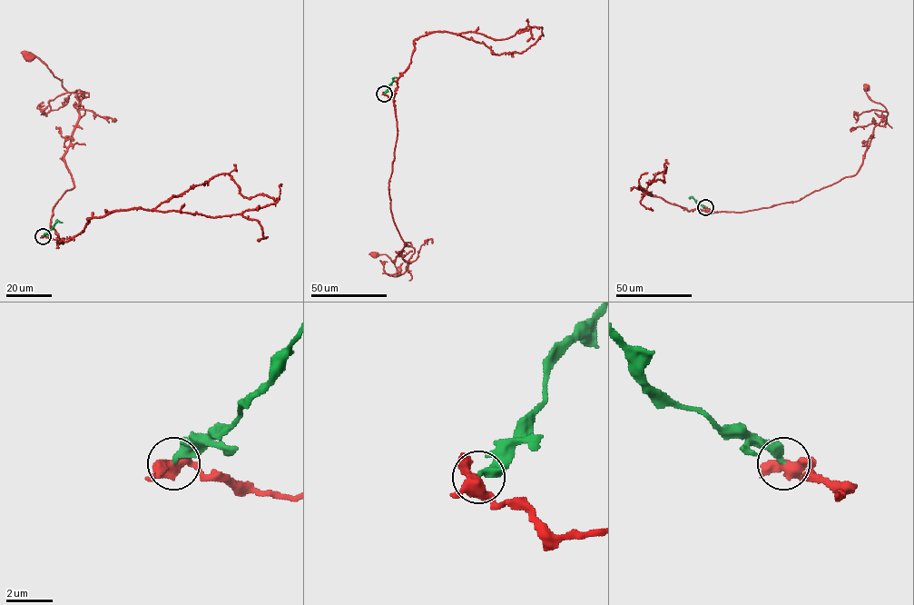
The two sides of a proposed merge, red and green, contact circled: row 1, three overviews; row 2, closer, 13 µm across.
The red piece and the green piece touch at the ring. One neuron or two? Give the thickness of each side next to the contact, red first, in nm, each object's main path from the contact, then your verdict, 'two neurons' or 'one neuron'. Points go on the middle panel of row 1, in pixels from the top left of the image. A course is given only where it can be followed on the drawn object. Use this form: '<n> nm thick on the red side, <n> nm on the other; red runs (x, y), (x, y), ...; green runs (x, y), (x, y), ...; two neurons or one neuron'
400 nm thick on the red side, 320 nm on the other; red runs (384, 93), (394, 100), (388, 194), (407, 271), (398, 275), (388, 256), (375, 254); green runs (384, 93), (397, 77); two neurons

